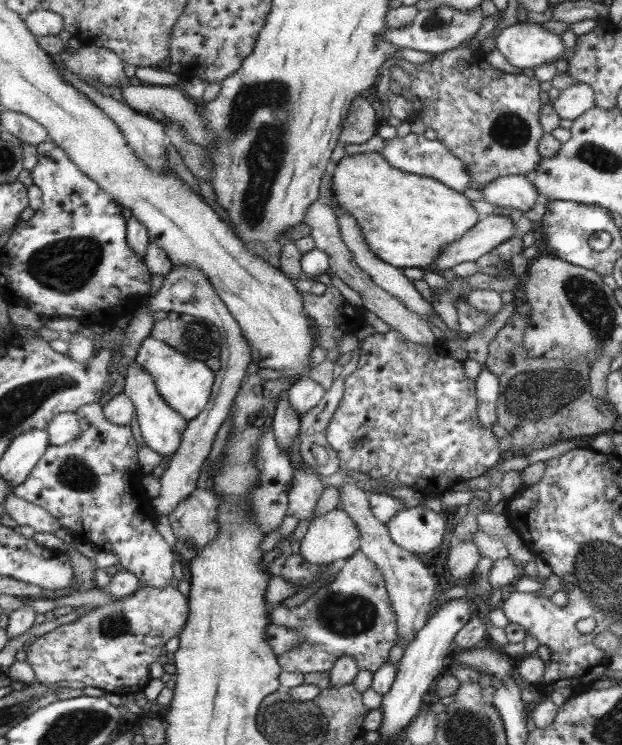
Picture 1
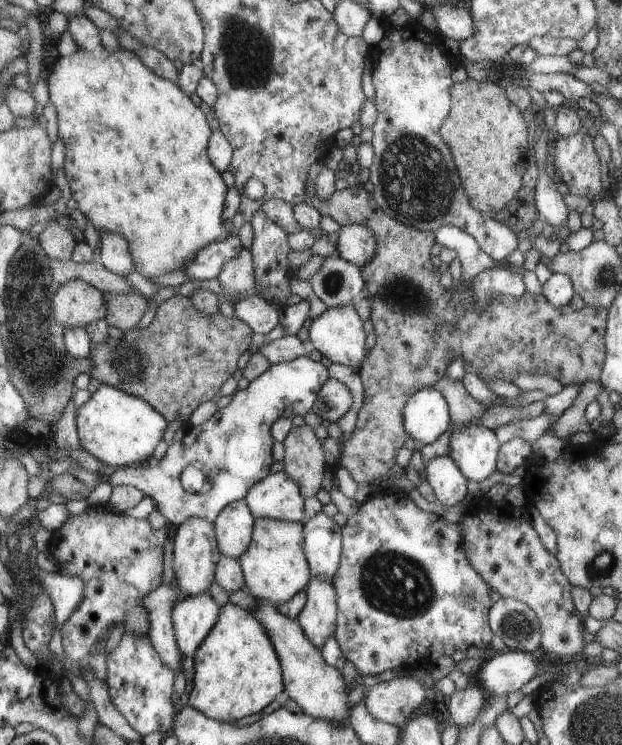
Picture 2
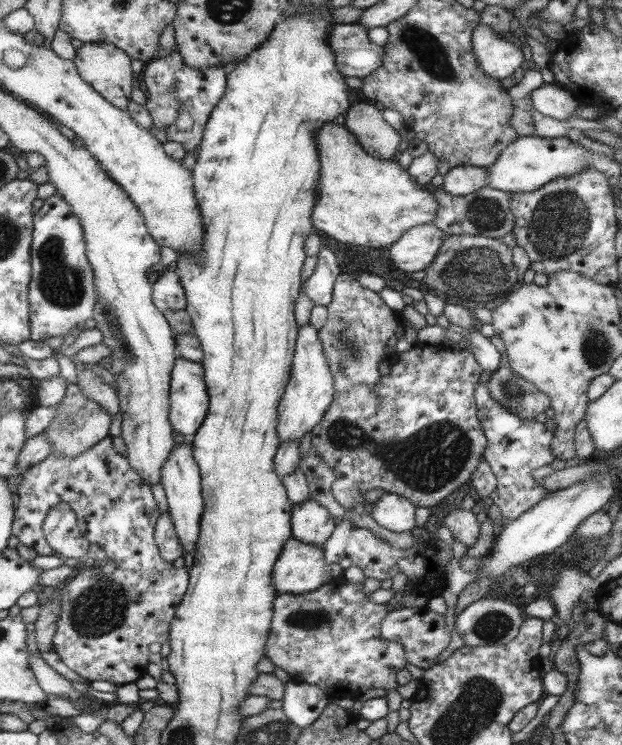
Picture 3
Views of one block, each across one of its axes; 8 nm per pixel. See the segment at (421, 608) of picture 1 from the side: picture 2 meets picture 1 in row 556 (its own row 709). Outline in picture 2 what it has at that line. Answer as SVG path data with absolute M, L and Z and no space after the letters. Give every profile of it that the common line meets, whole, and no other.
M402 677L378 682L366 689L361 702L375 720L401 726L420 708L425 700L425 688L417 679Z

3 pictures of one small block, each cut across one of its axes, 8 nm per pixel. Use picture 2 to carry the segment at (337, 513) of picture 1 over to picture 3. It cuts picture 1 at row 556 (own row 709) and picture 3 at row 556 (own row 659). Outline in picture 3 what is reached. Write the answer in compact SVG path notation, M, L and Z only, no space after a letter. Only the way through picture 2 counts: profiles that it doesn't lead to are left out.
M295 538L286 540L282 553L278 557L277 563L271 572L270 580L274 586L275 595L293 594L303 595L312 591L317 591L323 584L340 578L343 571L338 564L326 564L321 547L313 547L311 544L303 544Z

